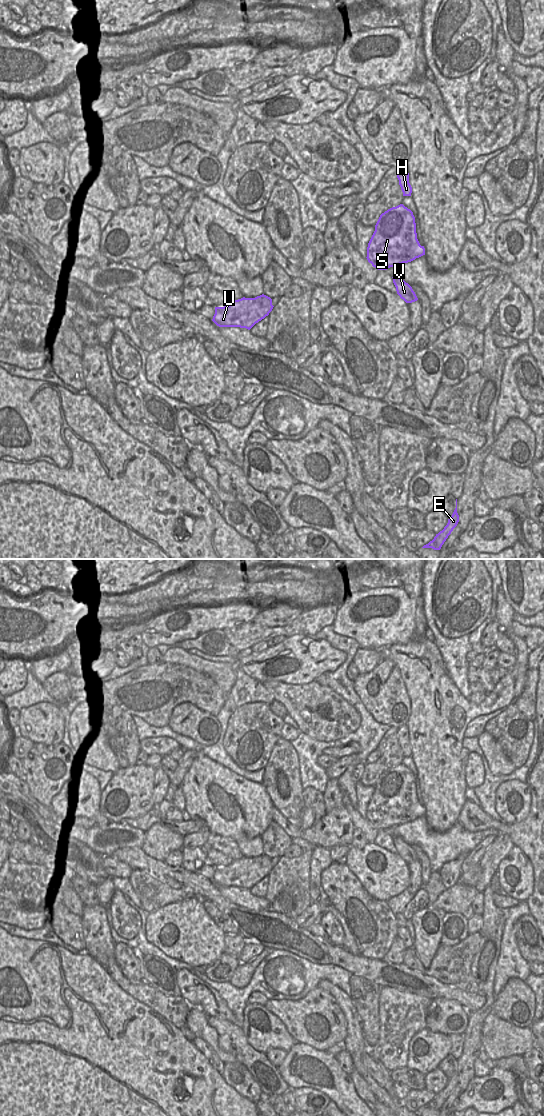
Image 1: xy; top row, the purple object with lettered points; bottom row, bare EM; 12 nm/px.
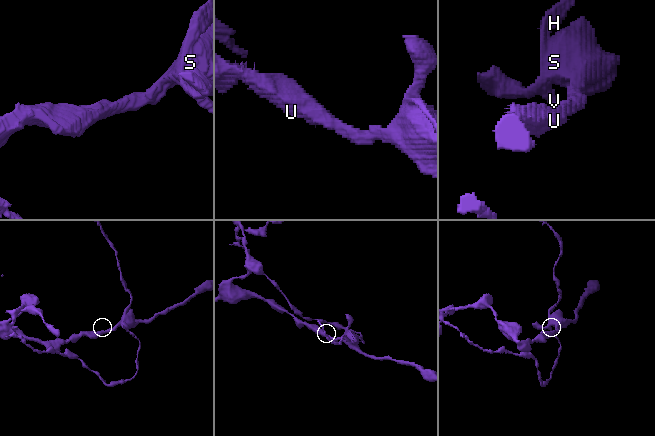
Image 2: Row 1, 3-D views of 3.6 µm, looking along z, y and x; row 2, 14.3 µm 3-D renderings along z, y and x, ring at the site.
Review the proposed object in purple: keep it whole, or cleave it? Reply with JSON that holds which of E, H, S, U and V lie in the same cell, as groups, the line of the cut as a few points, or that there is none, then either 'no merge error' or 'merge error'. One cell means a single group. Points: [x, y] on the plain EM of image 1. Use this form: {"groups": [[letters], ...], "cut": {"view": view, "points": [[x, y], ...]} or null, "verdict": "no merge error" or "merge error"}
{"groups": [["E", "H", "V"], ["S", "U"]], "cut": {"view": "xy", "points": [[388, 806], [388, 813], [386, 815], [374, 817]]}, "verdict": "merge error"}

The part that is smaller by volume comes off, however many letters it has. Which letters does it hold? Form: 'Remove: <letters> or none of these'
Remove: E, H, V

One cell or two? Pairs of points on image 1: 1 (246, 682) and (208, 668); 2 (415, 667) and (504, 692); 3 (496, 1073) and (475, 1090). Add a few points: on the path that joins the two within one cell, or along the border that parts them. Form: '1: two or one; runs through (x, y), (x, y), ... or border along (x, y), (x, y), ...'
1: two; border along (232, 665), (235, 683), (228, 694)
2: one; runs through (437, 688), (458, 708), (483, 708)
3: one; runs through (491, 1078), (487, 1079), (480, 1086)

